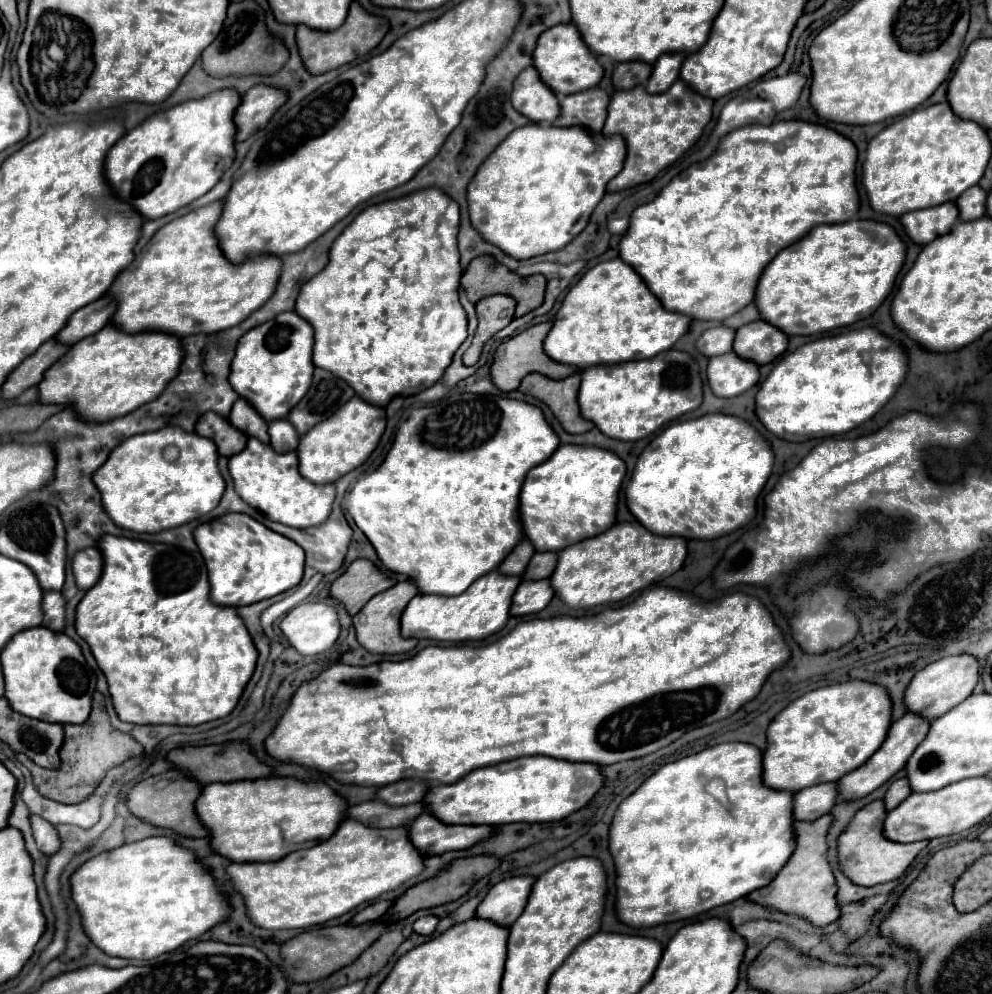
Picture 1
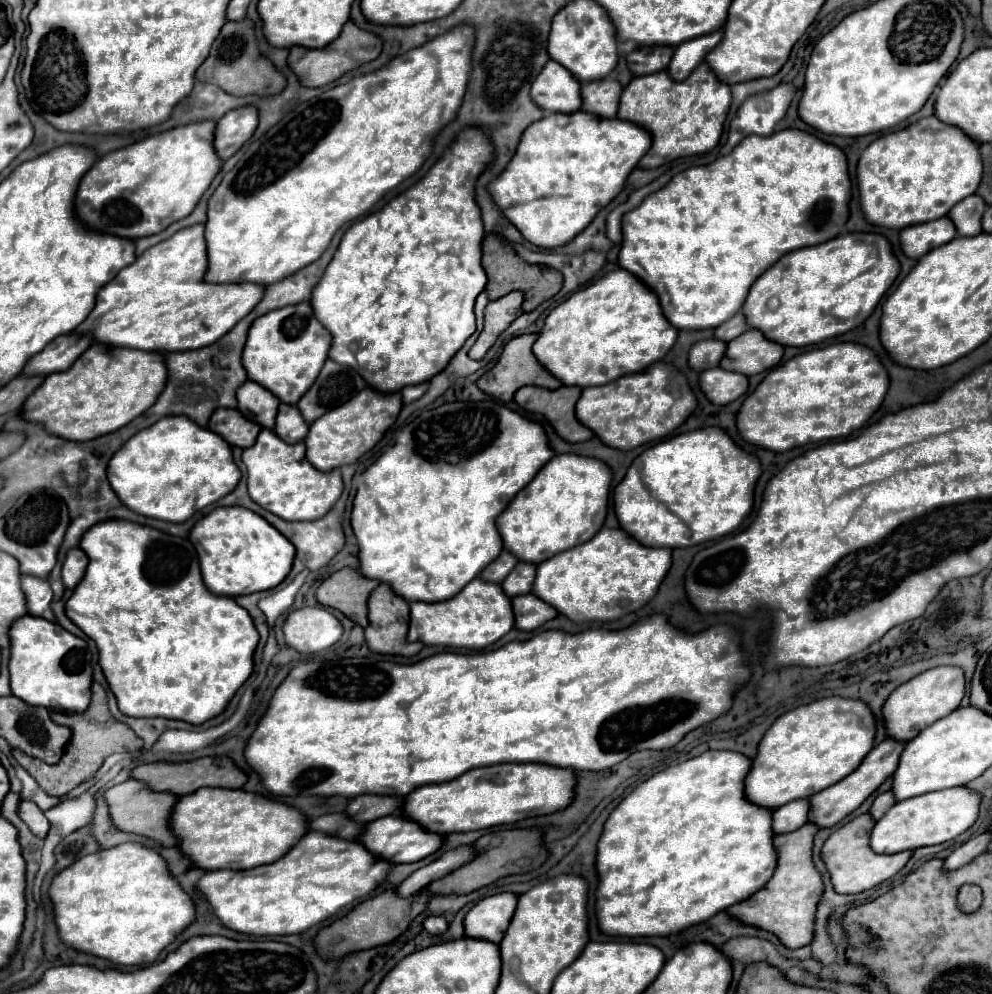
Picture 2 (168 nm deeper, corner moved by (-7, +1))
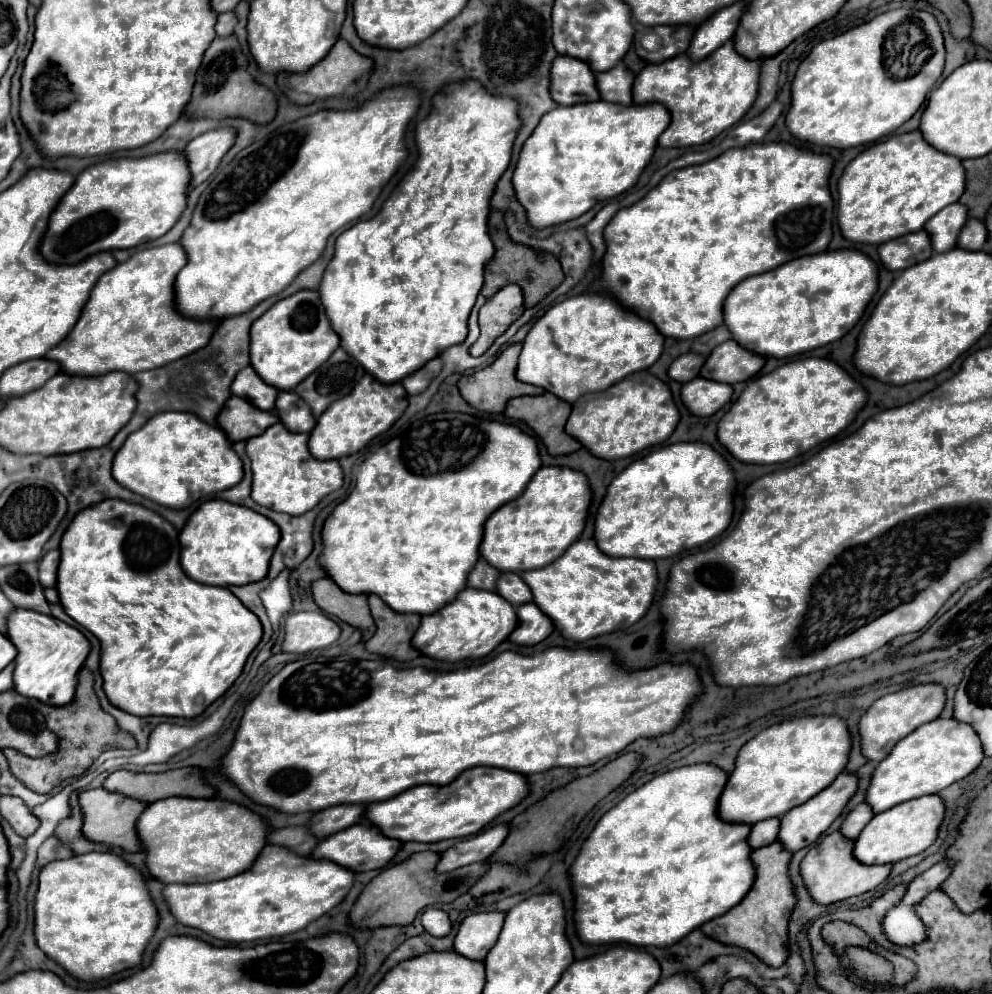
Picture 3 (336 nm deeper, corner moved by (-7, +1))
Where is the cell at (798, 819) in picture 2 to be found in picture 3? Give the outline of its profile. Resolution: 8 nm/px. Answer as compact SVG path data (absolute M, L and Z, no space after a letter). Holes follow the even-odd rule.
M767 818L763 822L753 824L753 830L749 834L751 848L763 848L763 844L775 842L779 836L779 826L781 826L779 818Z

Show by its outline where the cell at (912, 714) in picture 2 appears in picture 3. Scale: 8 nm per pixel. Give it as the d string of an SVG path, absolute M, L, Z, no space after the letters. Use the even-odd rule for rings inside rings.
M937 682L909 686L905 690L899 690L899 692L879 698L877 702L873 702L873 706L863 714L863 718L859 722L863 754L873 762L885 760L885 756L893 750L893 746L901 738L905 738L907 734L917 730L921 724L927 724L927 722L939 718L945 708L945 702L947 702L945 688Z

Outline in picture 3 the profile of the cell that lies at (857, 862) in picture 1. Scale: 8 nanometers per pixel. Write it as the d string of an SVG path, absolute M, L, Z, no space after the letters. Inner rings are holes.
M839 830L825 836L817 846L813 846L807 856L801 862L801 876L811 892L811 896L819 902L819 904L833 904L851 896L859 896L863 892L873 890L875 886L879 886L881 882L885 882L891 874L893 864L875 864L875 866L867 866L861 864L855 854L853 854L855 842L845 838Z

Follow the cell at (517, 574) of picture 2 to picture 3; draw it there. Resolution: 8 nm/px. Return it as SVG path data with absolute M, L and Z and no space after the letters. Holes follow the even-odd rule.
M501 572L497 582L497 594L503 596L513 606L531 602L531 590L517 572Z

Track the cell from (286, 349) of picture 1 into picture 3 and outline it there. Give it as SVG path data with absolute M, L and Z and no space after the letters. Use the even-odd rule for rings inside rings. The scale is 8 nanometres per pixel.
M301 290L279 300L251 326L251 366L267 384L283 392L295 390L335 348L339 348L339 336L325 316L319 292L313 290Z

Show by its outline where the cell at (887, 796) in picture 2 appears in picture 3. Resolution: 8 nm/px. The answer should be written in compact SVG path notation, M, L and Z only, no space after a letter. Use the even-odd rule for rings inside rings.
M863 802L863 804L855 806L855 808L849 812L849 816L845 818L845 822L843 822L843 826L841 826L841 832L843 832L847 838L857 838L857 836L861 834L861 830L867 826L867 822L869 822L873 816L875 816L875 814L873 814L871 806L869 806L867 802Z

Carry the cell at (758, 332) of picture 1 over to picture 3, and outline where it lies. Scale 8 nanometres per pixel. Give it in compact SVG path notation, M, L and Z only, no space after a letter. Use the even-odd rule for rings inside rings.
M727 340L719 344L707 358L701 376L717 382L745 382L753 378L765 364L765 358L745 350L735 340Z

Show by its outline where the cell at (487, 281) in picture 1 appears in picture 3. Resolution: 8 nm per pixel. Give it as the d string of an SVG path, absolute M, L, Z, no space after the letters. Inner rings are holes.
M495 210L491 212L491 216L489 216L489 234L491 234L491 240L495 244L495 256L485 266L485 284L483 284L483 290L481 290L481 294L485 298L495 296L507 284L517 284L523 290L527 308L533 308L535 304L539 304L549 292L553 292L563 282L565 276L563 276L559 260L555 256L547 254L547 252L535 252L527 246L515 244L507 236L501 212L495 212Z

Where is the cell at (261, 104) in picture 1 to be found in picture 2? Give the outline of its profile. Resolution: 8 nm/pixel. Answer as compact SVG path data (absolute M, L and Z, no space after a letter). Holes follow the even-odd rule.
M251 106L231 110L221 120L217 120L213 132L213 148L219 160L229 160L253 136L257 122L257 110Z

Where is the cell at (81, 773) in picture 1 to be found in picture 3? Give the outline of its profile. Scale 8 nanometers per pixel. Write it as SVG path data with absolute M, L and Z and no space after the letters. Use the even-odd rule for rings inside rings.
M83 668L79 672L79 686L77 686L77 696L71 704L67 706L47 706L39 700L31 700L33 708L39 708L47 720L47 726L59 736L59 750L57 754L45 756L45 758L27 758L25 754L21 754L15 748L5 748L3 754L9 760L11 772L23 782L27 784L31 790L41 792L41 794L49 794L53 788L57 788L61 784L61 780L65 778L77 778L83 776L89 766L105 752L111 750L115 746L121 744L123 738L129 738L129 734L125 734L119 724L115 722L115 718L111 718L107 712L103 712L95 690L93 690L93 674Z

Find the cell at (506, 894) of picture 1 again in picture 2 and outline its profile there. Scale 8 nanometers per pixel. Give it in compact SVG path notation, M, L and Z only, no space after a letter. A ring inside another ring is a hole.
M495 894L479 900L465 916L465 936L481 938L493 944L499 944L507 924L511 922L511 914L517 906L517 894Z

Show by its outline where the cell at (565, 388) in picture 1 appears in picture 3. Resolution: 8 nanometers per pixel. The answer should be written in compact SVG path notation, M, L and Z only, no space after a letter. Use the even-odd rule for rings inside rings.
M551 392L541 396L511 398L505 408L507 418L527 422L543 440L549 454L571 454L581 448L579 440L565 432L565 422L571 414L571 404Z

